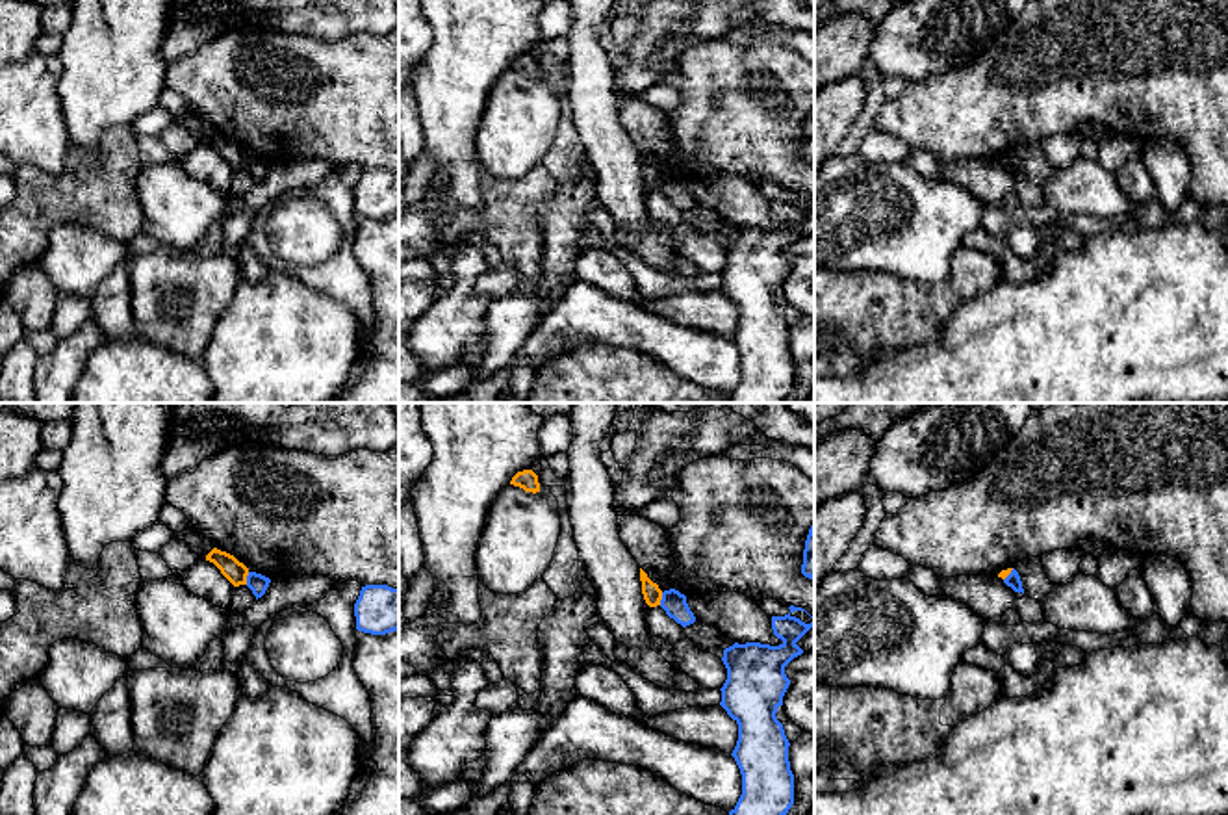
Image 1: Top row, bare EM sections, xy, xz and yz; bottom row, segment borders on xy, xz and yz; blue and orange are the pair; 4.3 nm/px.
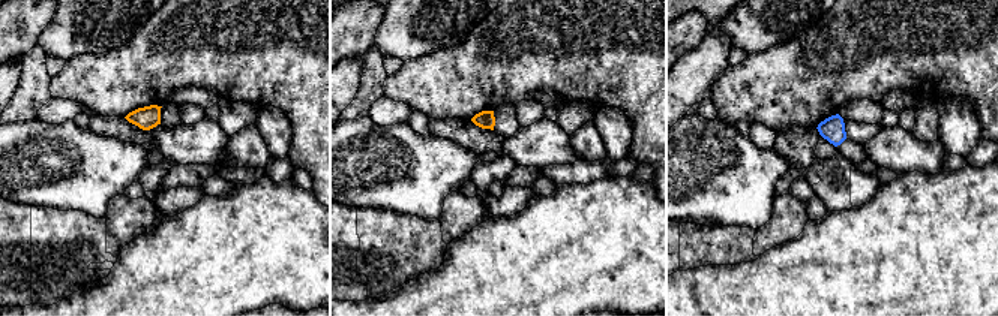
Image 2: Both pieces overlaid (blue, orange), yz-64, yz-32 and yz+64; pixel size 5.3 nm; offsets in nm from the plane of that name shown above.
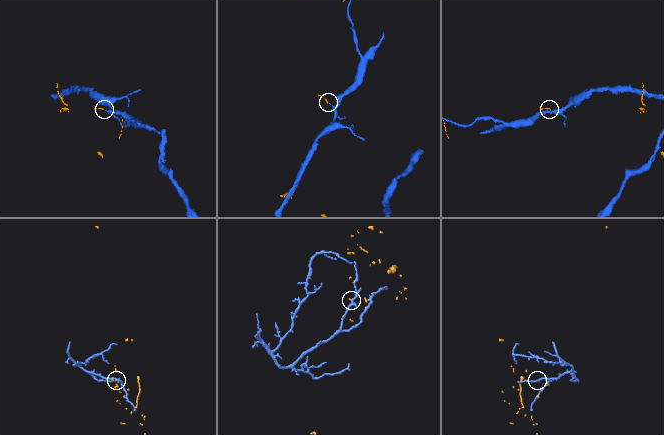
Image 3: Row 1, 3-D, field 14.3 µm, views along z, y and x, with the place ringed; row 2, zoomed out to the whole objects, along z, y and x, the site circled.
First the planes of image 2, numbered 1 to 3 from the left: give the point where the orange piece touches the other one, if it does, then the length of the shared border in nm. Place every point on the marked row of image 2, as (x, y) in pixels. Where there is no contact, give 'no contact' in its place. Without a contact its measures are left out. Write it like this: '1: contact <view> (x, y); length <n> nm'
1: no contact
2: no contact
3: no contact

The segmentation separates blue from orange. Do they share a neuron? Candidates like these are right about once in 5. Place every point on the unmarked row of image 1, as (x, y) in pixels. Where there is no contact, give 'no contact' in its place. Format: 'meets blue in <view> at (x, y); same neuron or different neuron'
meets blue in xy at (247, 162); different neuron

